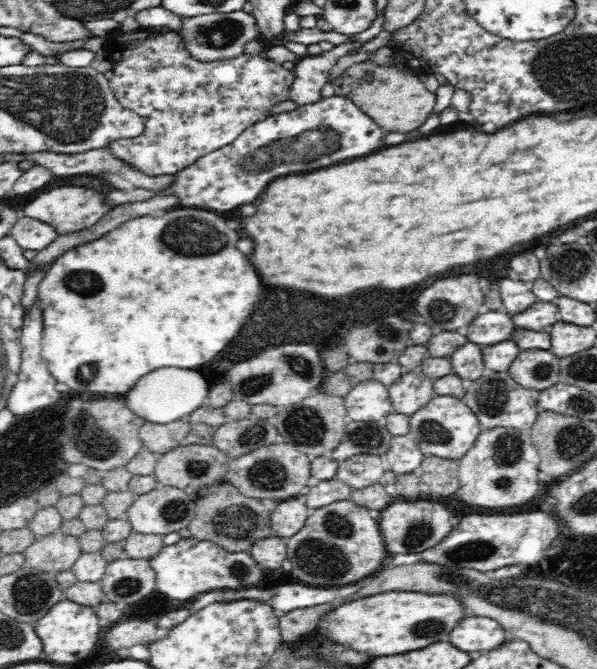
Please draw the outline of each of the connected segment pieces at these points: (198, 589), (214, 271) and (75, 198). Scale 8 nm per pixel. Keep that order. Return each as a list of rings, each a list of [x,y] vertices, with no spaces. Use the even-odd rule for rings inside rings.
[[[194,537],[181,538],[170,546],[162,546],[149,563],[156,575],[156,590],[174,600],[188,600],[196,594],[214,592],[218,588],[254,588],[263,576],[263,567],[249,552],[230,552],[218,543]]]
[[[179,207],[168,210],[162,217],[140,216],[136,220],[128,220],[120,228],[104,234],[98,240],[77,246],[62,256],[59,256],[44,275],[39,284],[37,305],[44,315],[44,332],[41,344],[41,355],[46,359],[52,377],[70,388],[76,388],[80,392],[100,392],[100,394],[126,394],[138,383],[138,380],[164,366],[176,366],[176,368],[198,368],[206,362],[210,362],[214,356],[218,356],[224,346],[242,330],[244,320],[254,310],[258,296],[260,296],[260,276],[256,274],[254,266],[250,264],[248,256],[236,250],[240,234],[238,230],[232,230],[228,226],[228,220],[220,213],[208,212],[204,209]]]
[[[62,186],[54,188],[37,196],[32,202],[28,202],[23,209],[24,216],[42,221],[50,225],[58,235],[65,235],[85,228],[90,228],[108,212],[104,205],[104,195],[96,190],[85,189],[84,187]]]

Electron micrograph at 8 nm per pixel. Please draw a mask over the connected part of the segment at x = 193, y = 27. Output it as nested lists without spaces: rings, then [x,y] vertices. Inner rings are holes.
[[[216,11],[202,16],[181,17],[180,21],[182,26],[174,32],[179,35],[184,51],[188,51],[188,55],[202,63],[239,57],[244,53],[244,46],[259,35],[256,19],[244,11],[231,13]]]

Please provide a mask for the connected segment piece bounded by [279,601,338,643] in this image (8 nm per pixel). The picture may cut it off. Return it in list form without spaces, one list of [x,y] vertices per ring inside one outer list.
[[[338,601],[294,609],[279,617],[281,637],[286,643],[294,643],[310,634],[326,612],[330,612]]]

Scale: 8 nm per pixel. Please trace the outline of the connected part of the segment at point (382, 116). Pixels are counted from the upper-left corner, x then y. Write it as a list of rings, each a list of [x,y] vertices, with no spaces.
[[[370,60],[347,68],[341,77],[333,80],[331,84],[336,95],[352,101],[387,133],[407,134],[414,128],[422,126],[430,116],[436,100],[436,95],[424,87],[419,77],[408,75],[396,67],[376,66]]]

